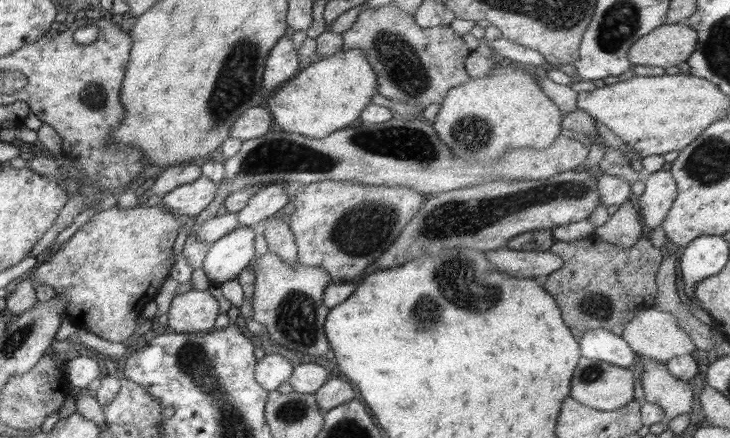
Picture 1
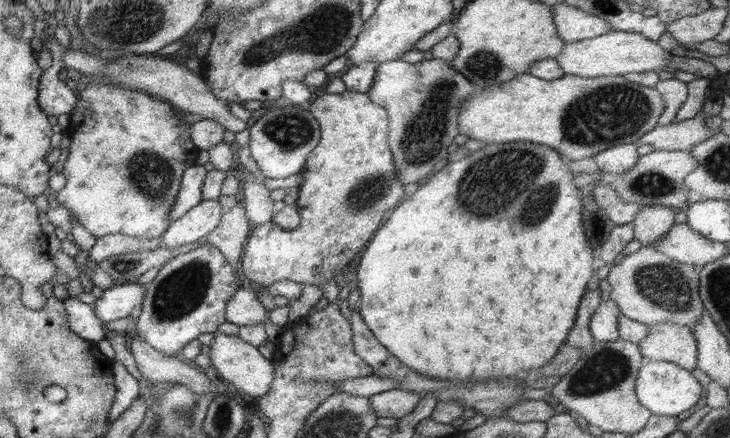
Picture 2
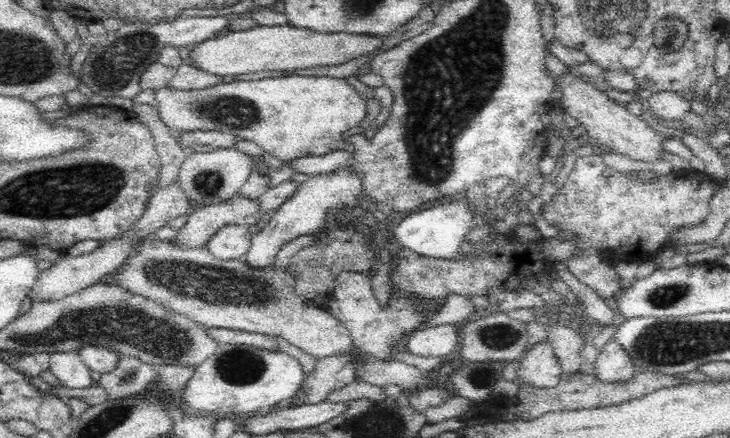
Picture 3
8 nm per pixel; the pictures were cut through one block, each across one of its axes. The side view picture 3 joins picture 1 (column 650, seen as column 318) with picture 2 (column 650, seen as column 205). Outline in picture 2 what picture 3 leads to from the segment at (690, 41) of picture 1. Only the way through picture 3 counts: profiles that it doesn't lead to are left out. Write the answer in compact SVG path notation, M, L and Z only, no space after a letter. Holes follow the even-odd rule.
M611 30L593 38L564 43L563 50L554 60L564 74L580 78L596 78L601 76L623 77L624 74L631 72L668 70L669 56L671 56L670 51L662 49L657 42L647 40L643 35Z

